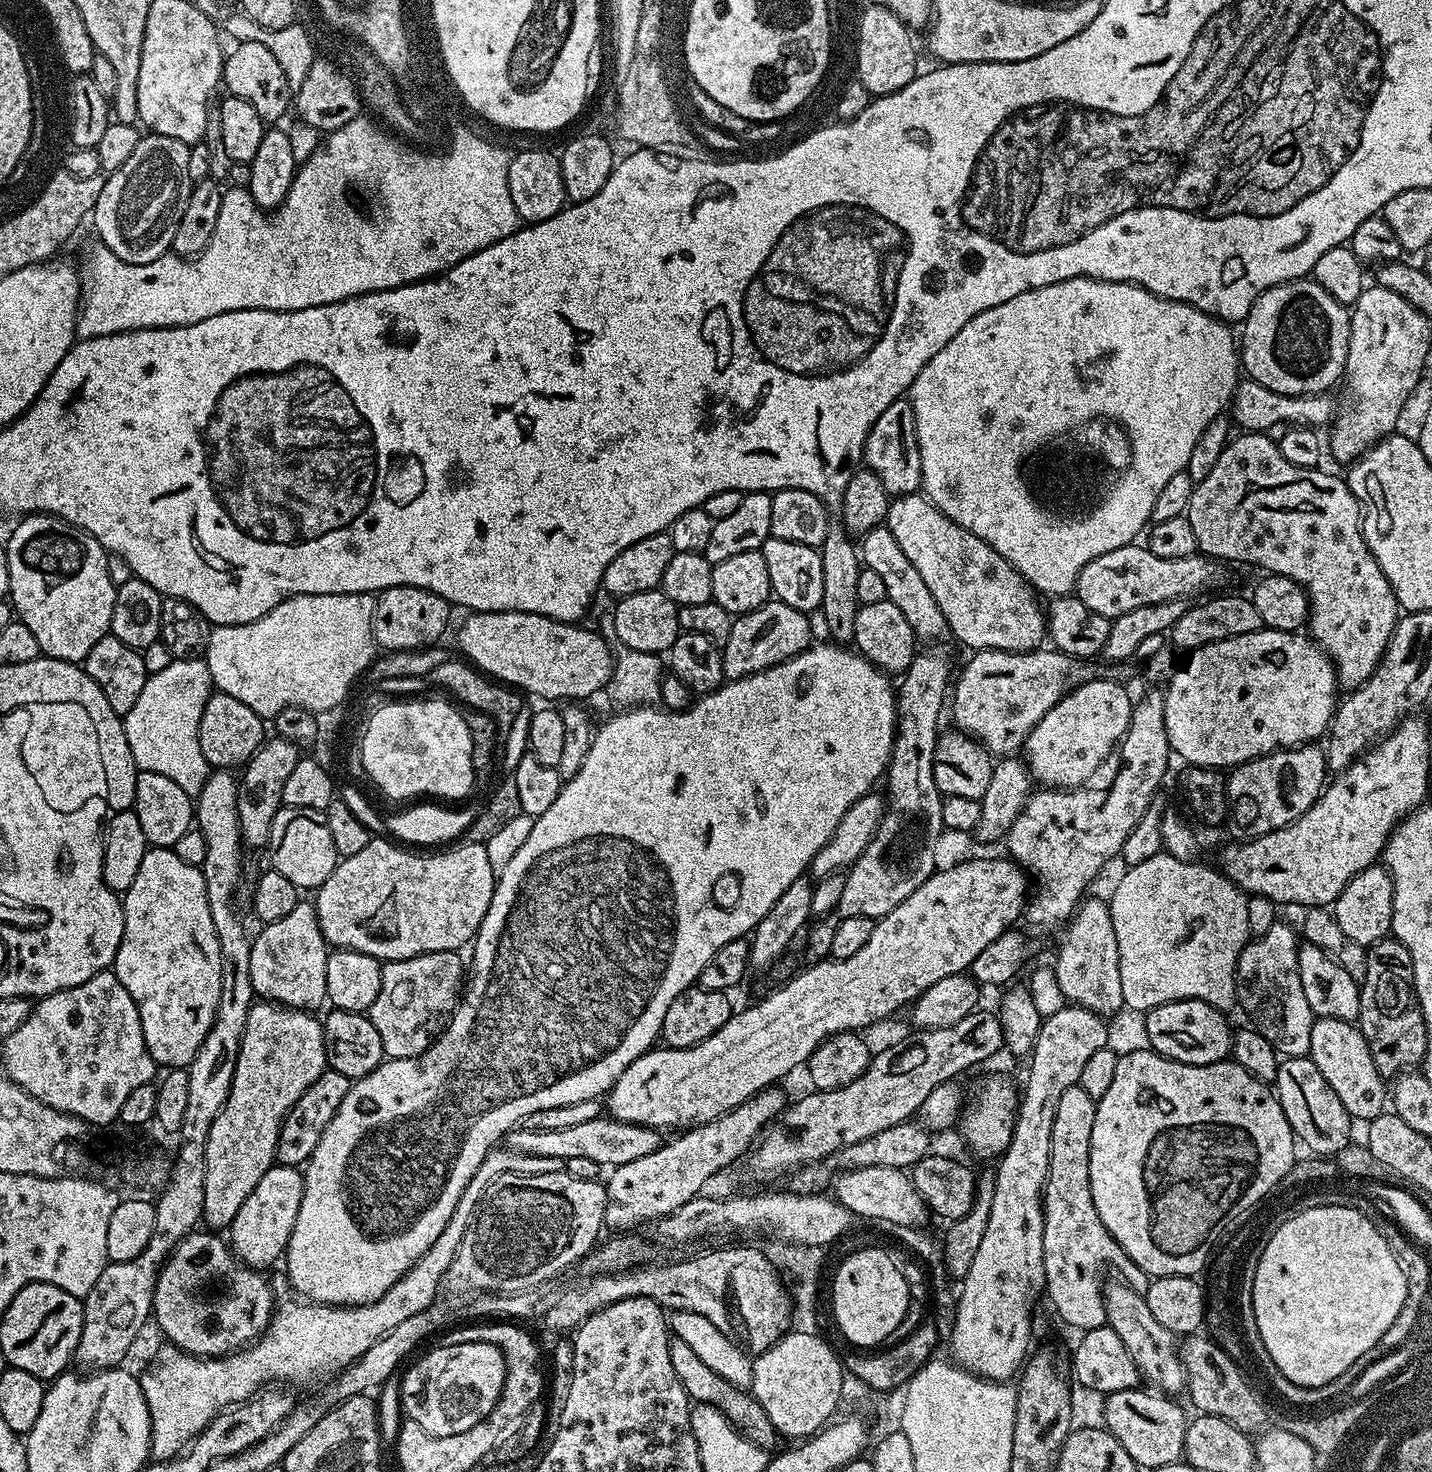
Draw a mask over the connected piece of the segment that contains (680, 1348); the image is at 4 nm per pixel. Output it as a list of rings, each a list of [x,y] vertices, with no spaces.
[[[672,1340],[670,1362],[674,1366],[674,1374],[678,1374],[678,1382],[682,1382],[686,1390],[689,1401],[714,1406],[737,1430],[743,1432],[748,1439],[753,1440],[759,1448],[772,1450],[777,1447],[775,1446],[776,1440],[778,1441],[776,1428],[770,1422],[770,1418],[766,1418],[766,1410],[762,1410],[762,1406],[752,1396],[751,1391],[726,1382],[726,1378],[714,1374],[714,1370],[710,1370],[710,1366],[706,1366],[706,1362],[698,1358],[698,1353],[687,1342]]]

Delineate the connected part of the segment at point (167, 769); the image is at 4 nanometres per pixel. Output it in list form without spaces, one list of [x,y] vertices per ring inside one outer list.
[[[174,658],[166,670],[151,673],[146,686],[142,686],[138,702],[134,702],[130,714],[122,717],[126,742],[137,769],[150,774],[163,774],[177,786],[182,786],[182,790],[193,798],[200,795],[210,775],[210,766],[202,754],[200,723],[214,685],[204,673],[204,662],[200,658]]]

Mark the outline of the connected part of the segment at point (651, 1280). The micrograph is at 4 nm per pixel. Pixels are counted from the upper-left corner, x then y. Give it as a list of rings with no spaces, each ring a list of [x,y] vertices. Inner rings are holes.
[[[716,1248],[713,1252],[704,1252],[701,1256],[692,1256],[689,1260],[680,1260],[677,1264],[655,1264],[649,1263],[647,1266],[634,1268],[626,1272],[605,1275],[603,1278],[588,1278],[581,1288],[576,1288],[573,1292],[564,1292],[548,1308],[544,1320],[552,1328],[557,1328],[558,1333],[564,1334],[569,1330],[580,1327],[580,1323],[590,1314],[610,1306],[614,1302],[622,1302],[622,1298],[650,1298],[658,1302],[665,1310],[675,1310],[677,1312],[693,1312],[702,1314],[702,1318],[710,1318],[726,1338],[736,1340],[736,1320],[740,1323],[740,1336],[743,1347],[749,1353],[759,1354],[775,1344],[781,1336],[789,1331],[789,1316],[792,1312],[790,1303],[790,1292],[784,1289],[784,1284],[780,1281],[780,1276],[776,1273],[774,1265],[768,1261],[768,1256],[764,1252],[759,1252],[756,1248]]]

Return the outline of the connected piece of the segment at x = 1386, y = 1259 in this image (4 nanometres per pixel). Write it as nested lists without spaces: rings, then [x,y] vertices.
[[[1344,1205],[1318,1206],[1317,1209],[1298,1213],[1289,1221],[1283,1222],[1282,1226],[1278,1226],[1278,1230],[1274,1231],[1270,1242],[1266,1242],[1266,1246],[1262,1250],[1262,1258],[1256,1260],[1252,1273],[1251,1319],[1254,1321],[1254,1330],[1262,1338],[1274,1366],[1278,1366],[1278,1370],[1282,1374],[1286,1374],[1286,1378],[1290,1378],[1290,1382],[1303,1388],[1320,1389],[1322,1386],[1334,1382],[1334,1378],[1338,1378],[1343,1372],[1352,1372],[1356,1368],[1358,1358],[1366,1355],[1378,1342],[1378,1338],[1382,1338],[1382,1334],[1386,1334],[1386,1330],[1390,1330],[1394,1318],[1398,1318],[1398,1314],[1406,1302],[1407,1293],[1406,1274],[1402,1270],[1398,1258],[1394,1258],[1386,1238],[1382,1238],[1377,1221],[1360,1215],[1358,1209],[1347,1208]]]

